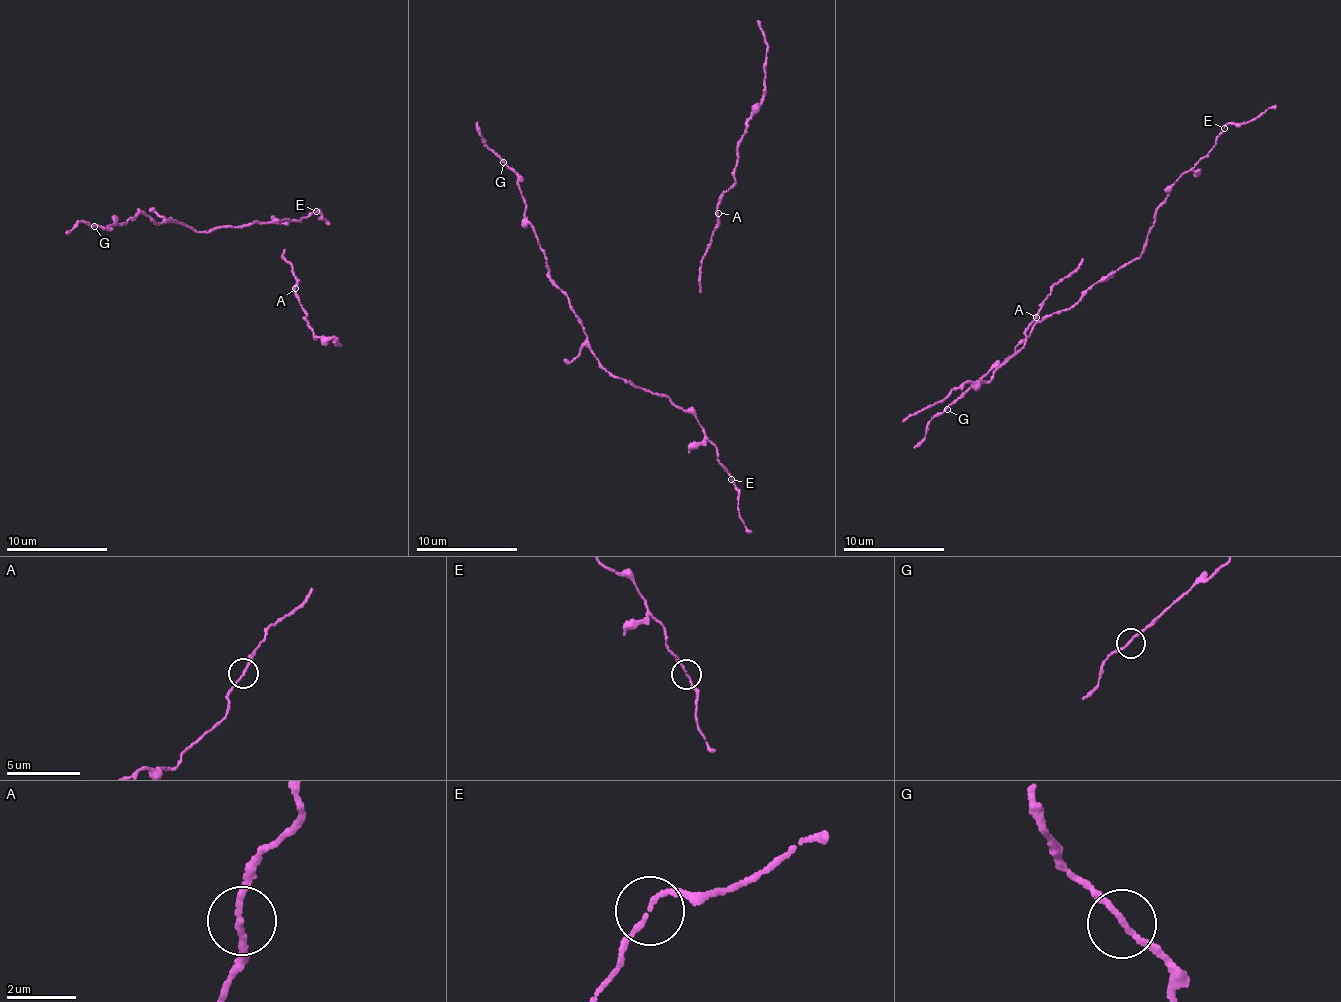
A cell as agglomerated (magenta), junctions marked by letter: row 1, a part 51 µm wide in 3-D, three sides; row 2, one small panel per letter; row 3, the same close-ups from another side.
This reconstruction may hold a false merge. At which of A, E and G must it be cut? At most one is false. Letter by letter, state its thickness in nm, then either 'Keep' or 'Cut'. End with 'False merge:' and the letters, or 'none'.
A: Thickness 140 nm. Keep
E: Thickness 130 nm. Keep
G: Thickness 140 nm. Keep
False merge: none

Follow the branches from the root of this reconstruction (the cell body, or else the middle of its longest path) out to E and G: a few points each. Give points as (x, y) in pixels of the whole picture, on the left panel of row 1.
E: (250, 225), (295, 220), (316, 210)
G: (250, 225), (218, 225), (203, 231), (173, 219), (154, 223), (142, 211), (126, 222), (94, 226)

